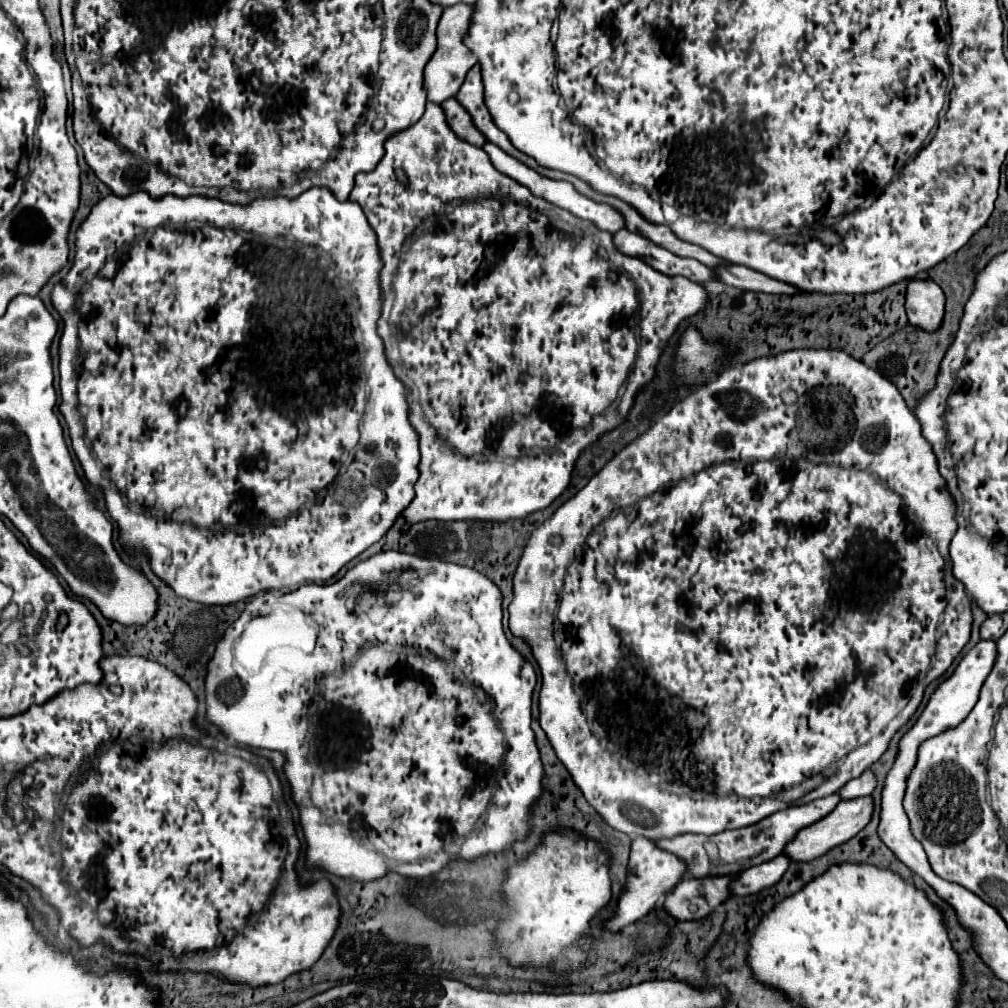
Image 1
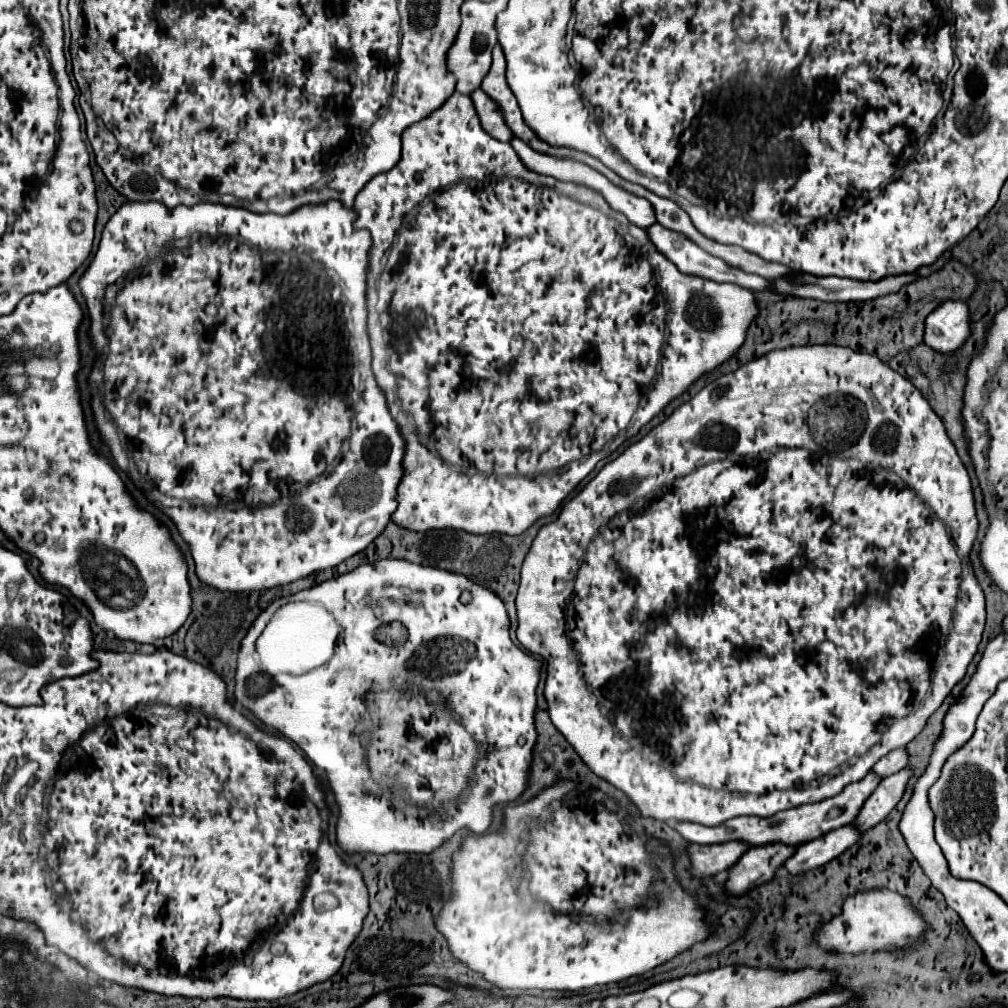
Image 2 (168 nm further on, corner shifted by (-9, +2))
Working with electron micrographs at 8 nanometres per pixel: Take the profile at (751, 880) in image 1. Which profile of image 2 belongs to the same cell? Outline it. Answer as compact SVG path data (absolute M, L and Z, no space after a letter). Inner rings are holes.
M855 824L841 826L841 830L831 830L825 834L825 838L815 838L813 842L805 842L805 846L799 846L797 852L785 862L785 870L789 874L801 874L815 870L839 854L843 854L849 846L859 842L861 832Z

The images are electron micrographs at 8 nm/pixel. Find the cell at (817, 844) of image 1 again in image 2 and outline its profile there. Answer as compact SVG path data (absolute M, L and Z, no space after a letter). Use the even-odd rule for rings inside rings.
M907 766L901 772L881 780L877 790L871 794L871 798L867 798L865 806L861 808L859 816L855 818L855 824L859 826L861 832L869 830L877 822L881 822L897 806L897 802L905 794L905 788L907 788L907 782L911 776L913 776L913 770Z

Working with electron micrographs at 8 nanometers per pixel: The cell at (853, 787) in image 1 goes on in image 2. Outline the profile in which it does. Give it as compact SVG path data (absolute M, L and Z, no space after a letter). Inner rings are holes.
M897 748L897 750L891 750L889 754L885 754L873 766L873 772L877 772L881 778L887 778L887 776L903 770L907 764L909 764L909 752L907 752L907 748Z

